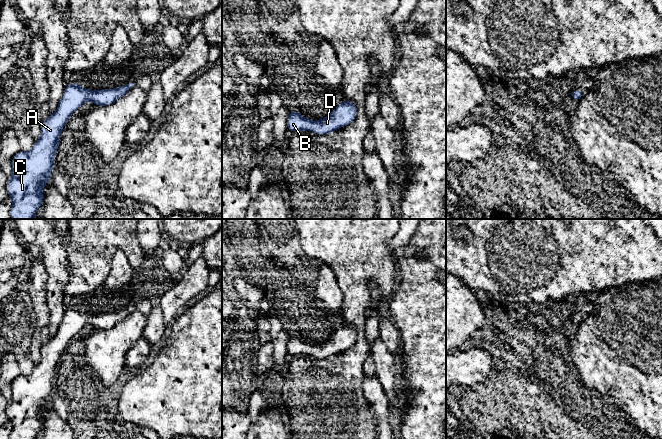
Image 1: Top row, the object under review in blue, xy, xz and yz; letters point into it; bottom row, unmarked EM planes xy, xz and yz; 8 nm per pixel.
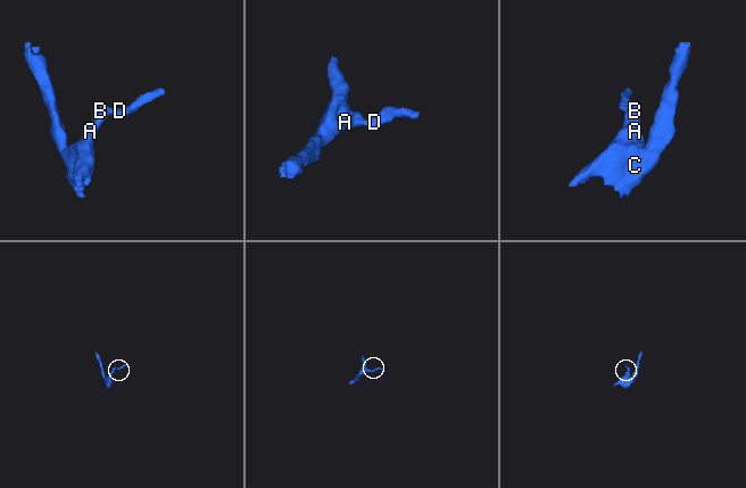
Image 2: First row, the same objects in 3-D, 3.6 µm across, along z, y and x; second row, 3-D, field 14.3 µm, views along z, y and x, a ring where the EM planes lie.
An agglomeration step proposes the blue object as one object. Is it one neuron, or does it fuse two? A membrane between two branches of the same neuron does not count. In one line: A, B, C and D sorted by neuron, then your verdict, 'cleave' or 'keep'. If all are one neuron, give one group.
A B C D | keep

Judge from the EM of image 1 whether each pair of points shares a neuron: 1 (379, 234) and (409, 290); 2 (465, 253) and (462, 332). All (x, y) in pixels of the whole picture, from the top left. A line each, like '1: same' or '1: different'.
1: different
2: different

